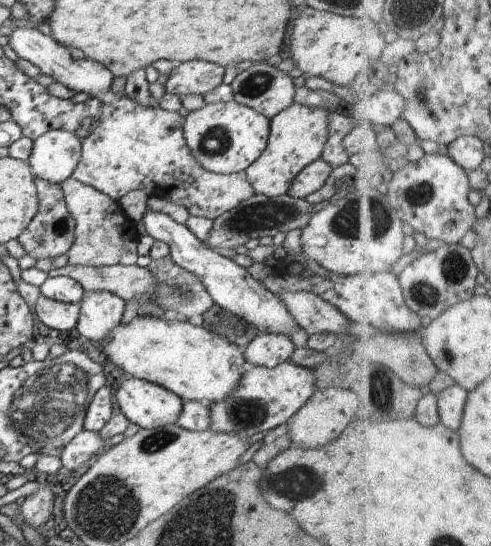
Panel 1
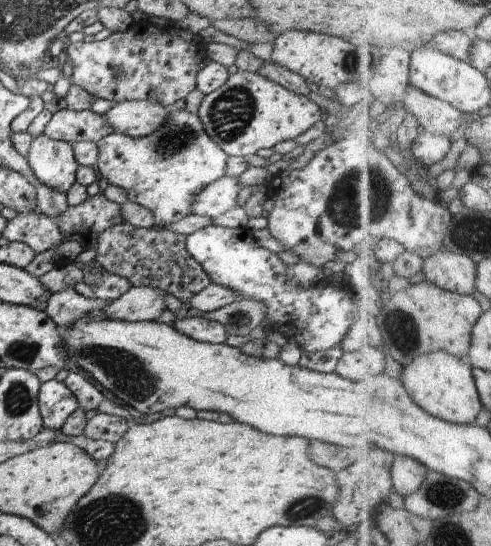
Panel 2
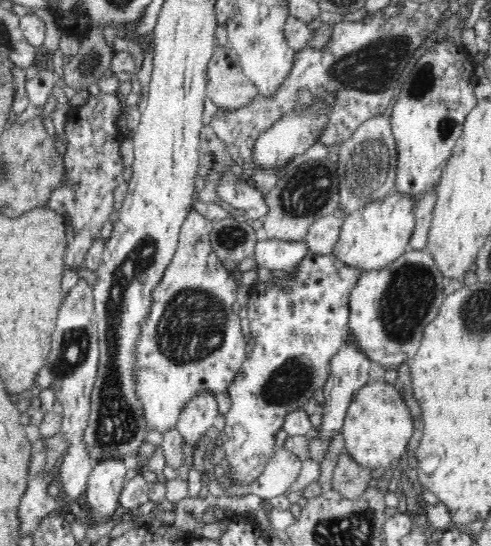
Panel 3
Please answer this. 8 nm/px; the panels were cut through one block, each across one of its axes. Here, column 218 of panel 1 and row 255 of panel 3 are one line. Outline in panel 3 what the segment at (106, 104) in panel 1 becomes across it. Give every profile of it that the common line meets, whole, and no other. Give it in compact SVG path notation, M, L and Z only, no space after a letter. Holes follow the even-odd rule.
M191 210L189 212L186 220L181 226L179 242L174 256L170 264L167 266L164 275L162 276L162 280L160 280L158 286L152 290L150 312L141 325L141 336L137 341L137 370L134 371L134 375L137 376L137 396L139 396L142 405L144 405L144 417L146 417L146 425L148 425L148 430L150 431L158 430L162 434L165 434L165 432L169 431L172 427L176 427L182 409L188 402L190 402L190 400L192 400L192 398L194 398L194 396L196 396L196 394L200 394L200 392L210 392L217 396L218 394L222 394L222 392L227 392L230 384L236 377L237 371L240 370L242 364L246 362L247 342L242 333L240 324L241 319L238 316L238 311L241 307L236 301L236 288L239 284L236 279L234 279L232 273L223 267L223 264L218 260L218 257L212 250L209 236L213 223L213 221L204 217L196 210Z

